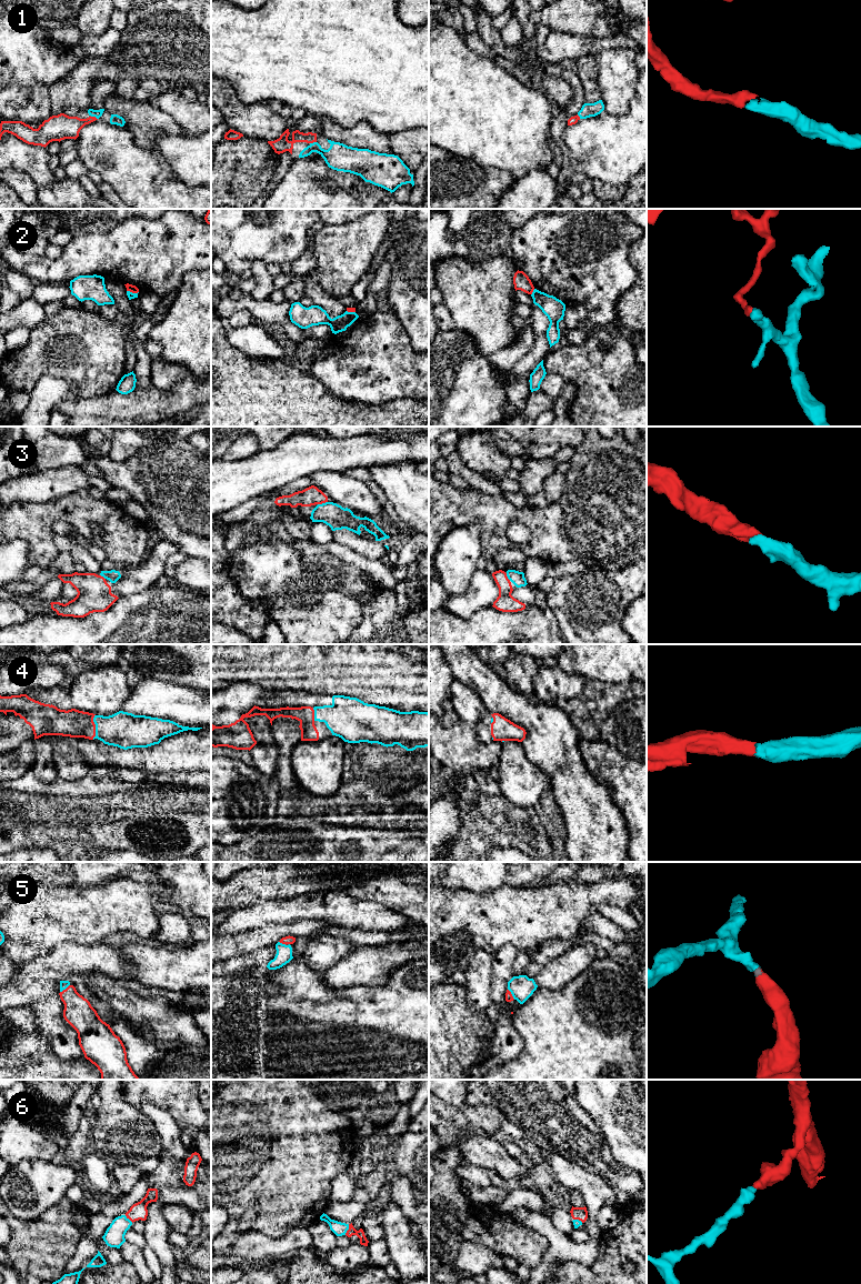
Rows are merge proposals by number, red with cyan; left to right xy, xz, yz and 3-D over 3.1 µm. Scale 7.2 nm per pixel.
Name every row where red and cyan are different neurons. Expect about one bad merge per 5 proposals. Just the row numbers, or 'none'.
2

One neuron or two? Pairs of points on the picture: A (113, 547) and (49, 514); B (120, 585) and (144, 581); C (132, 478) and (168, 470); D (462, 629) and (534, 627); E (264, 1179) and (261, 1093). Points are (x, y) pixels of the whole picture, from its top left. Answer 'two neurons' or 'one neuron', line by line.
A: one neuron
B: one neuron
C: one neuron
D: one neuron
E: one neuron

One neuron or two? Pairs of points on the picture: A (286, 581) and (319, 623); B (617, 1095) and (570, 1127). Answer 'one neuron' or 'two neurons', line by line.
A: one neuron
B: two neurons

